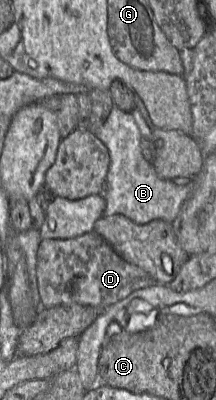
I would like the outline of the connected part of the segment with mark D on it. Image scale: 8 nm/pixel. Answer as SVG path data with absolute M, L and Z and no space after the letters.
M96 232L70 239L42 239L36 275L41 307L80 304L105 309L135 290L157 284L143 269L125 261Z

